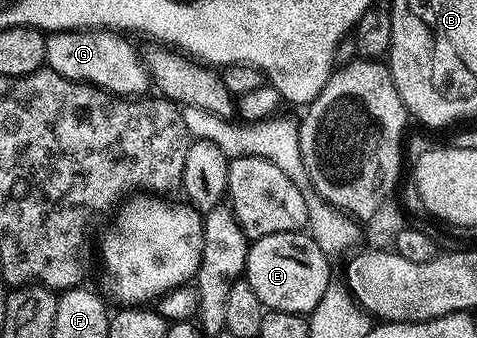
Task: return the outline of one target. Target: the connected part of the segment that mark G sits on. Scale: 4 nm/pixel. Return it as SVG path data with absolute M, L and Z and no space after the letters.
M56 30L47 34L45 44L46 69L57 72L73 82L83 82L89 86L95 86L99 90L105 90L108 94L114 94L116 98L135 100L148 93L147 85L152 85L153 79L149 73L146 61L139 59L139 54L127 42L128 39L120 33L107 30Z

